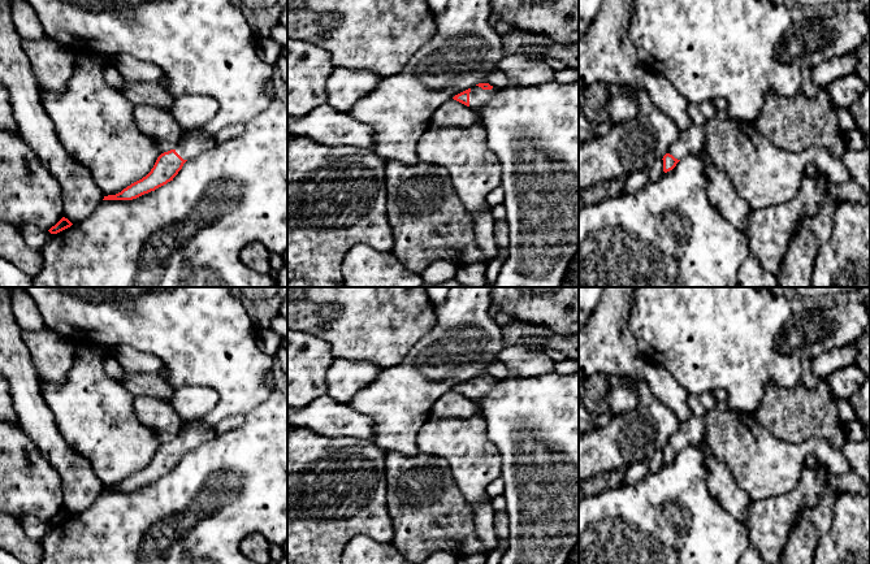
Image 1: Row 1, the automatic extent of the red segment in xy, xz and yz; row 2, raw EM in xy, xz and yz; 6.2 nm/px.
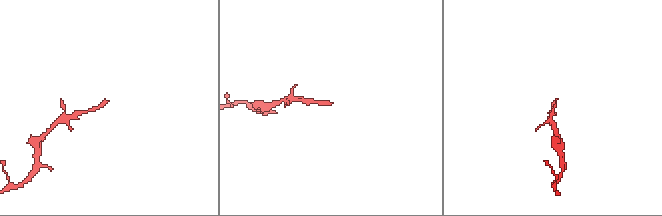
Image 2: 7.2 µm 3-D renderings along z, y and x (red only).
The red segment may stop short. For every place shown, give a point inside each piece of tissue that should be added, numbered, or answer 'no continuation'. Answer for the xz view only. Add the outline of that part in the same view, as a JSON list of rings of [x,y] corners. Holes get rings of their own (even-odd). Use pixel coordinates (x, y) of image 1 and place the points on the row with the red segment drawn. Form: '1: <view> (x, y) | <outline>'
1: xz (477, 96) | [[[473,86],[469,92],[469,108],[479,113],[480,108],[489,101],[495,94],[498,88],[482,90],[479,86]]]

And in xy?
1: xy (198, 140) | [[[199,127],[191,131],[183,131],[174,149],[183,160],[190,160],[212,149],[215,146],[216,136],[207,127]]]

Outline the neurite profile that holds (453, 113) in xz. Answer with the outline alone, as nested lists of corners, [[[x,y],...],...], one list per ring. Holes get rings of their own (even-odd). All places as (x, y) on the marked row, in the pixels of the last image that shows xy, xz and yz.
[[[454,99],[442,104],[430,120],[434,127],[469,127],[476,123],[480,123],[479,113]]]

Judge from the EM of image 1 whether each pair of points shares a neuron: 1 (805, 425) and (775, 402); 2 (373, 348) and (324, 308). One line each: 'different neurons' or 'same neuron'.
1: same neuron
2: same neuron

